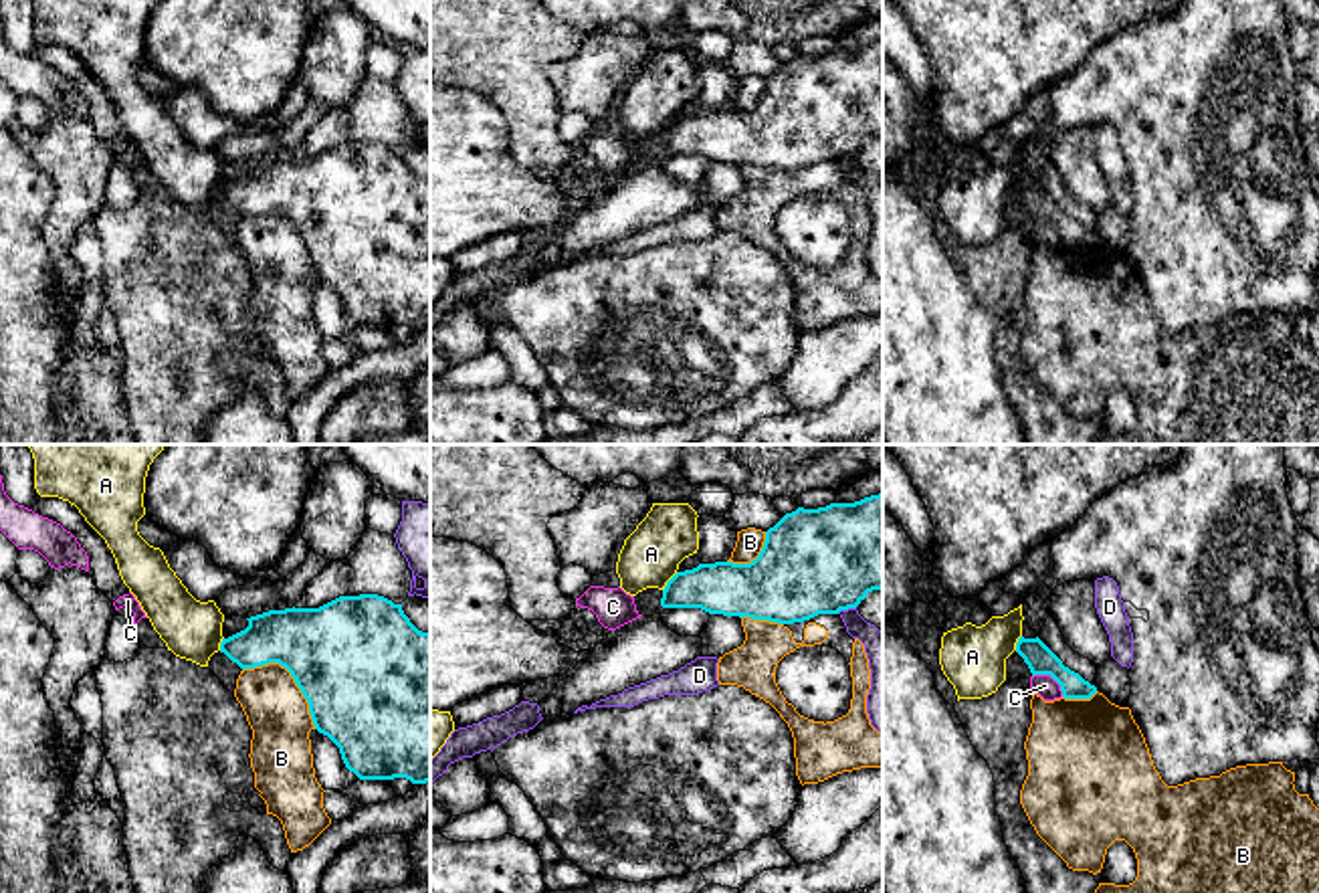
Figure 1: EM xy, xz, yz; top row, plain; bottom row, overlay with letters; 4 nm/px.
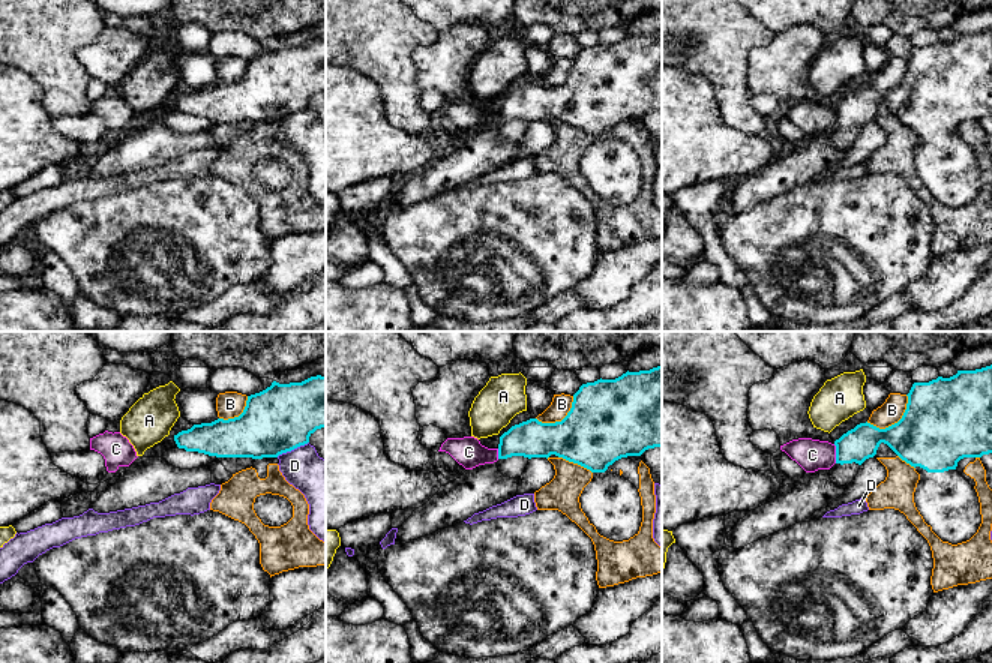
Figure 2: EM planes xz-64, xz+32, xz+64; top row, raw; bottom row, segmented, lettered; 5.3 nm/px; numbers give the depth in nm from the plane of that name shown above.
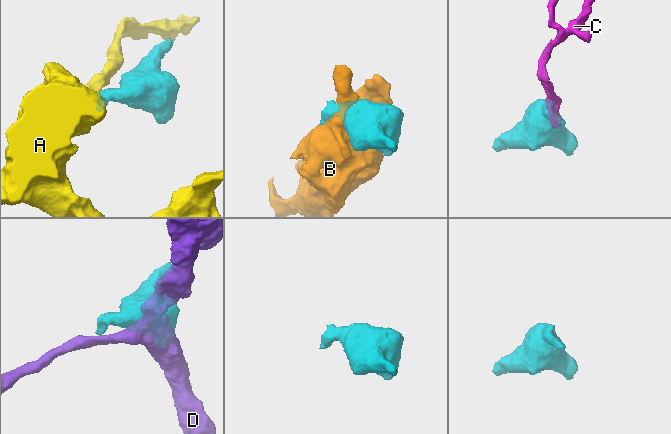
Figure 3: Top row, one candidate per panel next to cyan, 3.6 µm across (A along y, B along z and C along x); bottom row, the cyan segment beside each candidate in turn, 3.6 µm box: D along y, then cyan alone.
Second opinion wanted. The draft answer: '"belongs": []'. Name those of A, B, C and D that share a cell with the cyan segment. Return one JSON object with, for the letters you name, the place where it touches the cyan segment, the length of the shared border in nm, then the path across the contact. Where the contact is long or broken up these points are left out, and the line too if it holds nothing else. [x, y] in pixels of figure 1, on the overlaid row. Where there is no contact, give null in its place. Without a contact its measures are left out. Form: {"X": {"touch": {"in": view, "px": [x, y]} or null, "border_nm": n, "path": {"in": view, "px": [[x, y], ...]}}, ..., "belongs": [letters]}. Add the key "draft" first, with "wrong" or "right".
{"draft": "right", "belongs": []}

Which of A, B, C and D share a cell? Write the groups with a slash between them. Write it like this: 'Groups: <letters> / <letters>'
Groups: A / B / C / D

